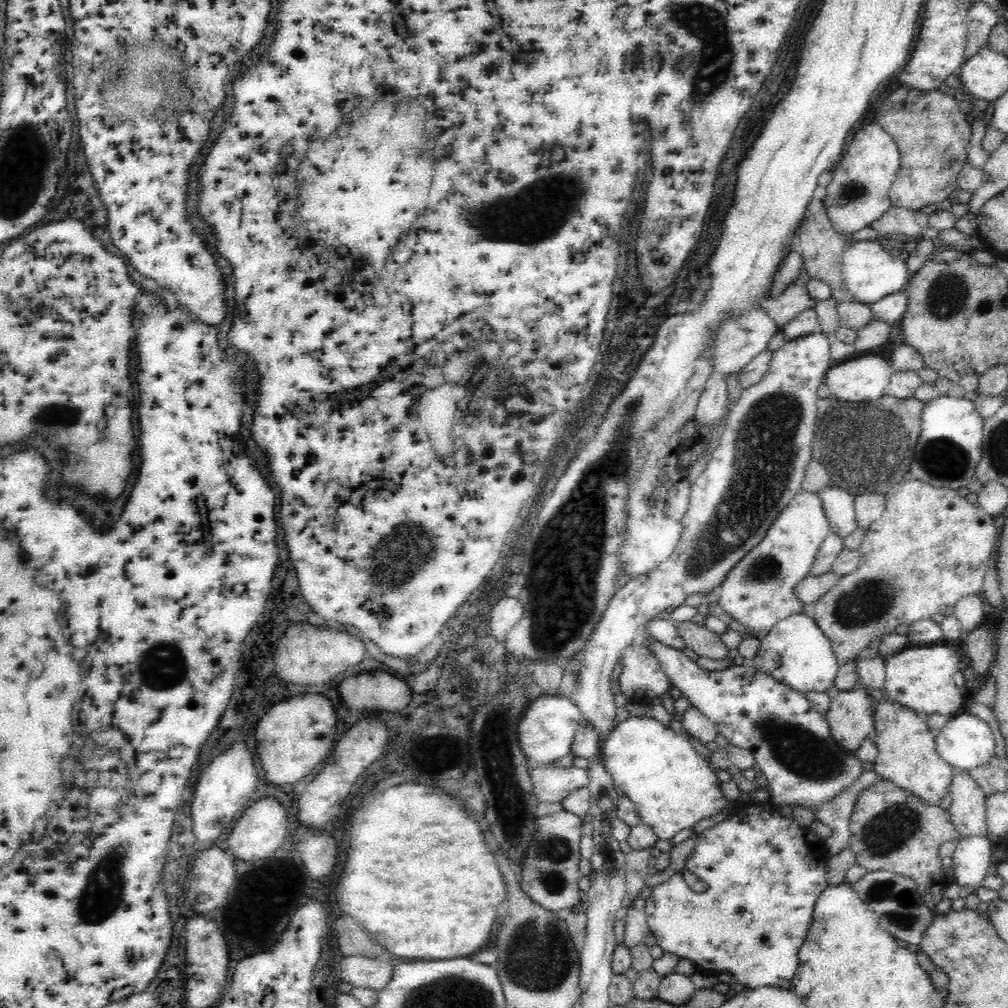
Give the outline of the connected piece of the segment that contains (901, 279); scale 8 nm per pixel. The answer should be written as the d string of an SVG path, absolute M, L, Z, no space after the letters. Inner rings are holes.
M876 240L856 241L848 246L841 260L841 275L854 300L869 304L889 294L904 291L910 277L905 257L891 256L884 245Z

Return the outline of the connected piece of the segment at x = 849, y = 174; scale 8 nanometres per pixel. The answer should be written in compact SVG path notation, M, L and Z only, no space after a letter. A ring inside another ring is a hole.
M866 124L854 132L854 138L835 164L832 182L826 188L823 208L838 234L854 234L871 225L892 206L889 190L900 166L900 152L890 134L878 124Z

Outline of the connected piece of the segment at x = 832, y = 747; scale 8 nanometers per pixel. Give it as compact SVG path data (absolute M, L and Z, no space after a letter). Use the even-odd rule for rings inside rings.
M647 635L647 647L671 680L676 694L686 697L692 706L715 723L717 732L725 736L730 744L752 751L756 764L768 780L769 802L776 808L791 804L792 808L804 806L813 812L823 802L848 788L864 772L864 762L854 752L848 752L837 745L827 720L811 706L805 693L778 682L767 671L758 671L748 662L743 665L732 664L722 670L706 670L684 655L682 650L661 643L650 635Z

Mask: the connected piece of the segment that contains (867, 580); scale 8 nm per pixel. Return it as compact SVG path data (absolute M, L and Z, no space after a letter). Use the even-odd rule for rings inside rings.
M904 479L886 493L886 508L880 519L867 529L858 548L861 560L852 574L839 577L816 602L814 619L822 632L831 640L839 666L854 660L870 642L893 633L897 626L920 619L931 619L947 606L955 605L967 594L982 593L984 574L994 557L994 544L999 540L994 517L970 504L956 489L937 488L916 479Z

